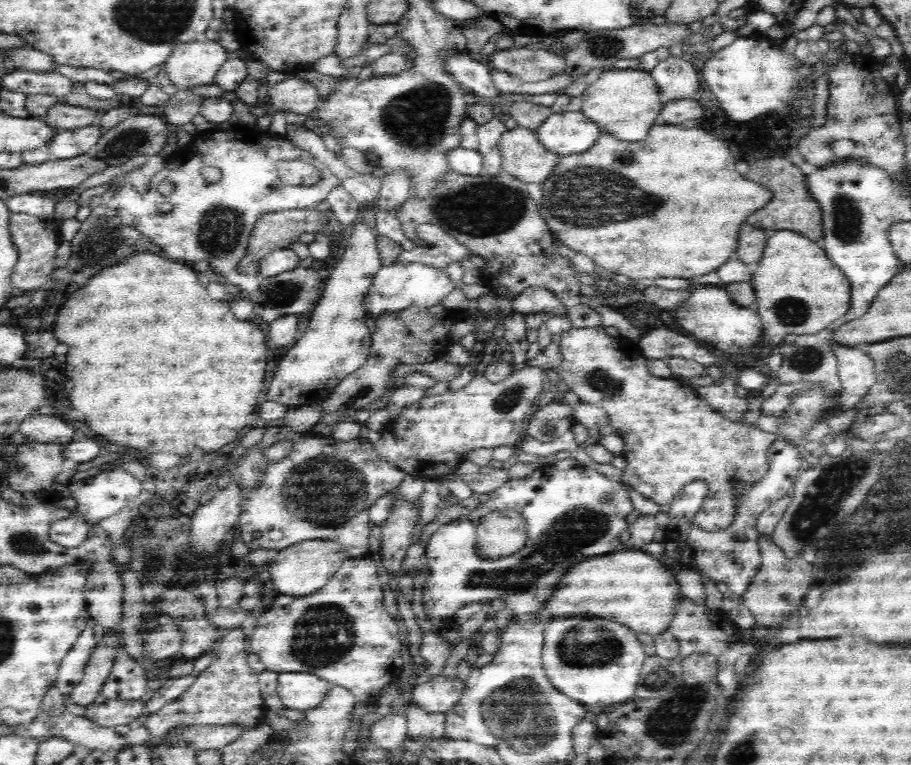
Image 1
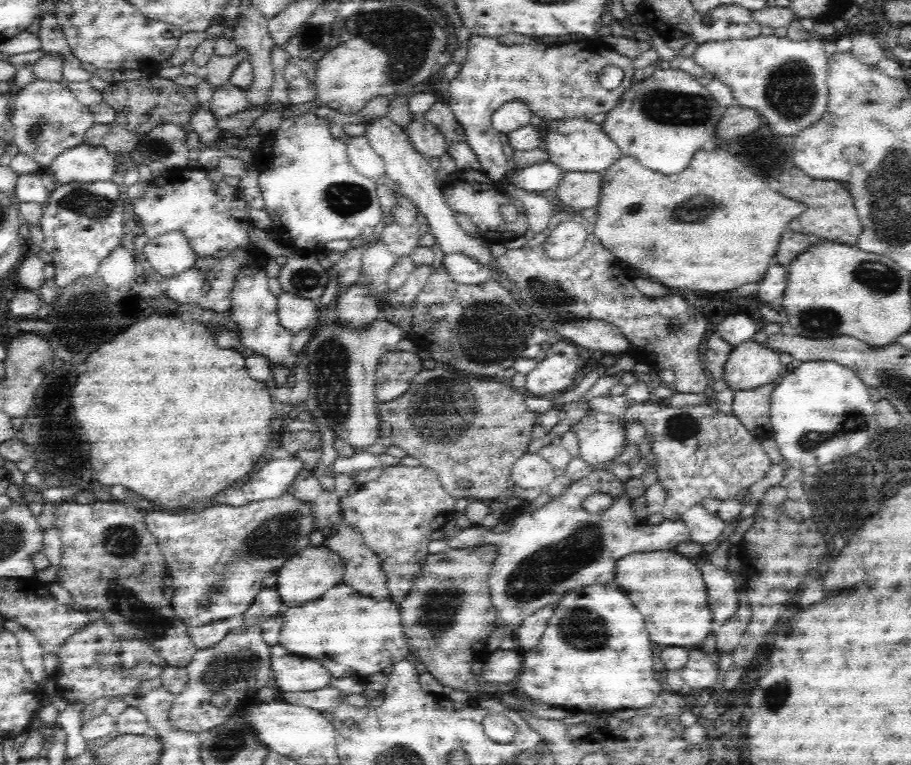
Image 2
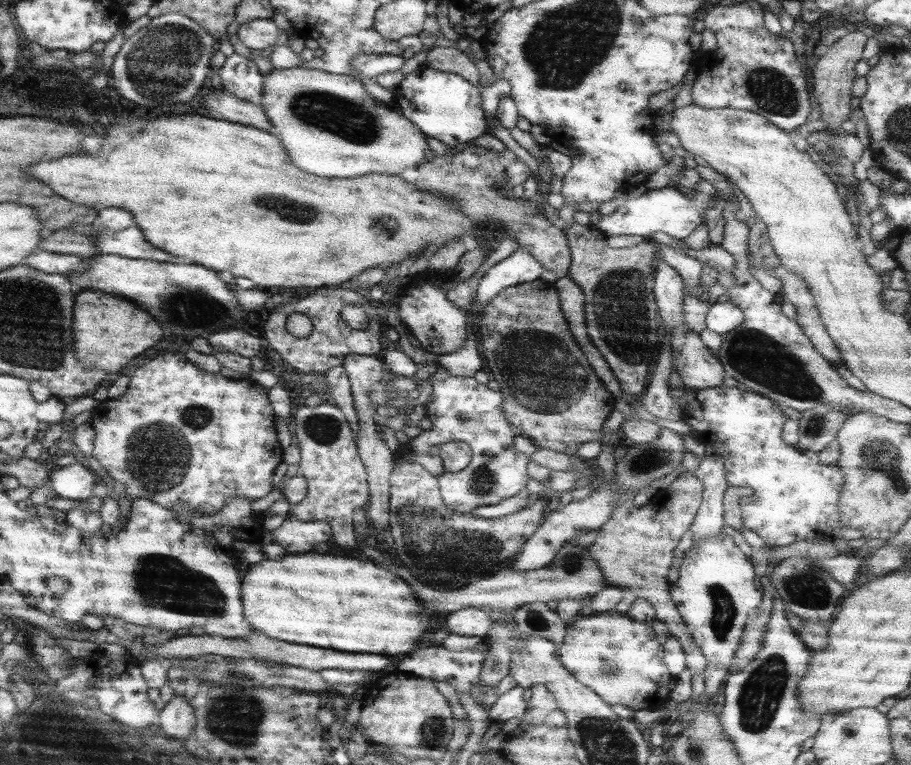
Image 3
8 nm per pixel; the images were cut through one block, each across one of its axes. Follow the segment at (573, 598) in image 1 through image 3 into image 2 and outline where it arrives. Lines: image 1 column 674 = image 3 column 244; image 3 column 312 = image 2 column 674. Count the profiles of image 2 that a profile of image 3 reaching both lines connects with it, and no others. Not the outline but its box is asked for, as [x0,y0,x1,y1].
[614,550,712,646]

